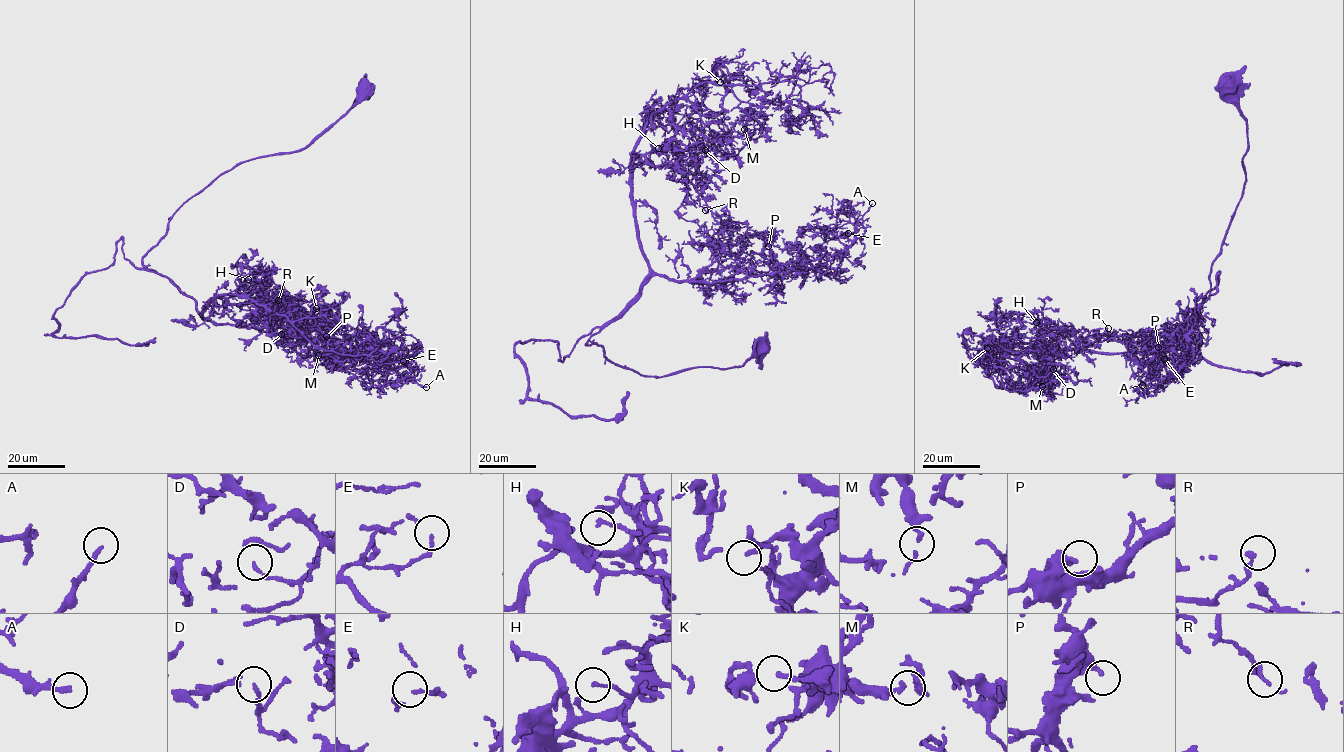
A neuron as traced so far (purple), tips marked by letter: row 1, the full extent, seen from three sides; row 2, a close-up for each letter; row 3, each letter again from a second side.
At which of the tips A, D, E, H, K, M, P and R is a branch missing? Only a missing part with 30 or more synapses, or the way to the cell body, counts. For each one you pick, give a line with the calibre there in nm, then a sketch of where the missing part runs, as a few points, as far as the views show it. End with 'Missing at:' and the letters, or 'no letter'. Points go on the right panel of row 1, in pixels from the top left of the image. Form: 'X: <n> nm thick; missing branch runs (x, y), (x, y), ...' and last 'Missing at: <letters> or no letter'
A: 180 nm thick; missing branch runs (1142, 385), (1122, 383), (1110, 390), (1121, 398), (1114, 406)
Missing at: A

